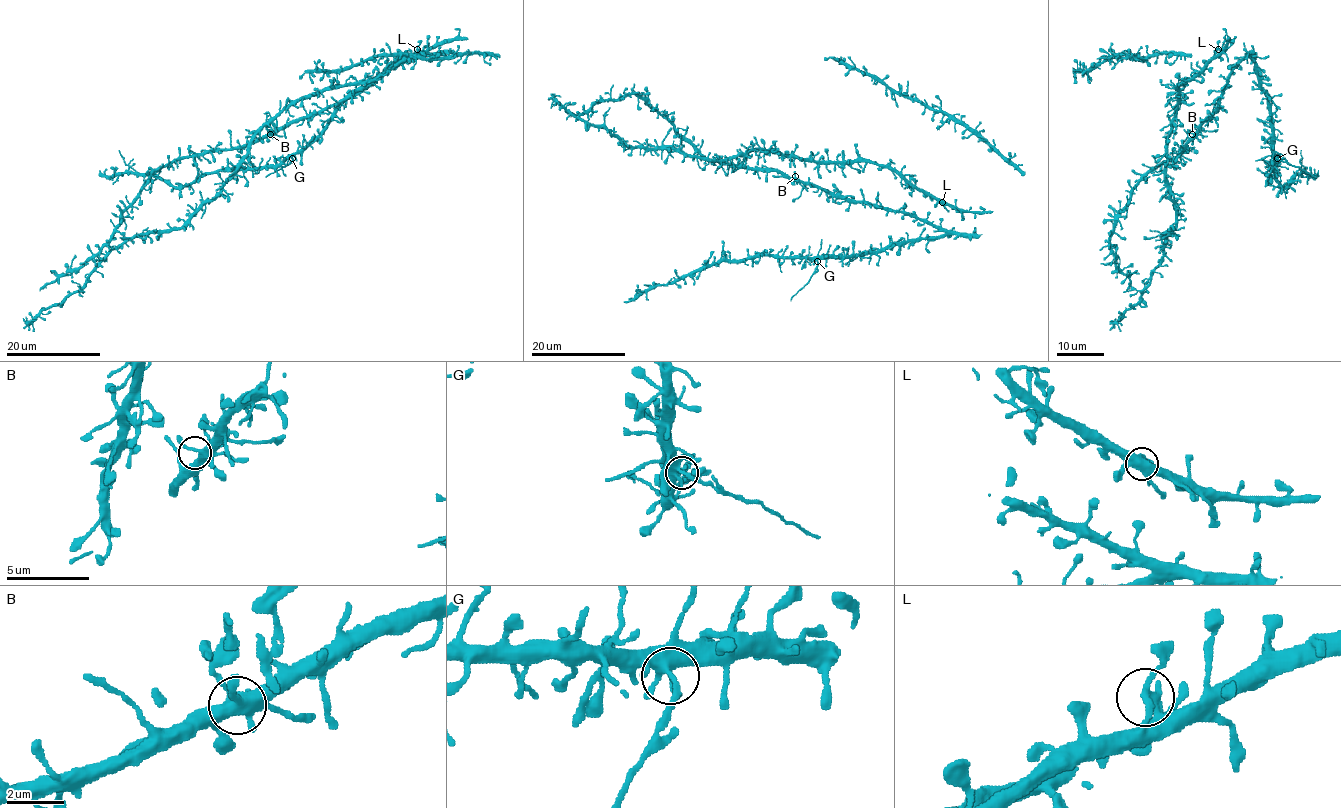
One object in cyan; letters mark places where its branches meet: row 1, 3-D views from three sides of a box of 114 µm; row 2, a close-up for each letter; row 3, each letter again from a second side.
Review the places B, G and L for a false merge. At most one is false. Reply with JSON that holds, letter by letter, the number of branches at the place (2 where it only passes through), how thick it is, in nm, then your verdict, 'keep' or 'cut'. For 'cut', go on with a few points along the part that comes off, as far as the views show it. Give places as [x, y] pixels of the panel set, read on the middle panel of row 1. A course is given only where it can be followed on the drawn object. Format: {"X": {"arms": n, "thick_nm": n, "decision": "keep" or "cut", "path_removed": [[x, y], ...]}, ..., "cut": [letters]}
{"B": {"arms": 4, "thick_nm": 300, "decision": "keep"}, "G": {"arms": 4, "thick_nm": 280, "decision": "cut", "path_removed": [[817, 261], [810, 279], [790, 301]]}, "L": {"arms": 4, "thick_nm": 190, "decision": "keep"}, "cut": ["G"]}

